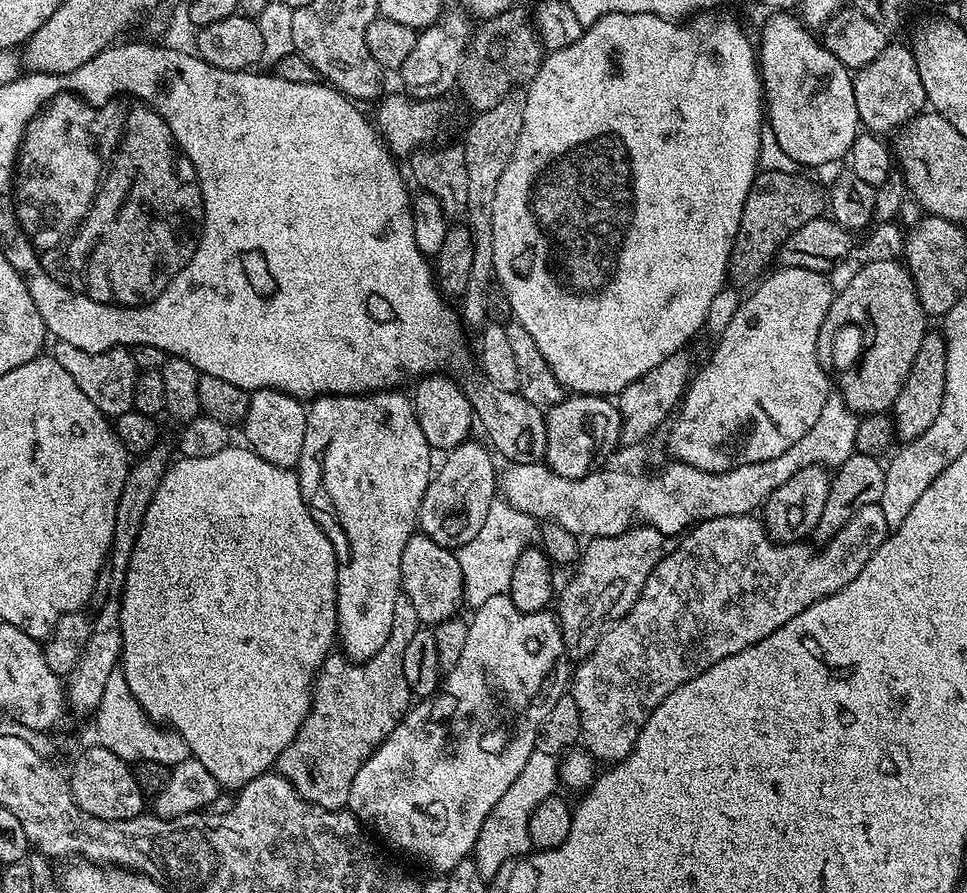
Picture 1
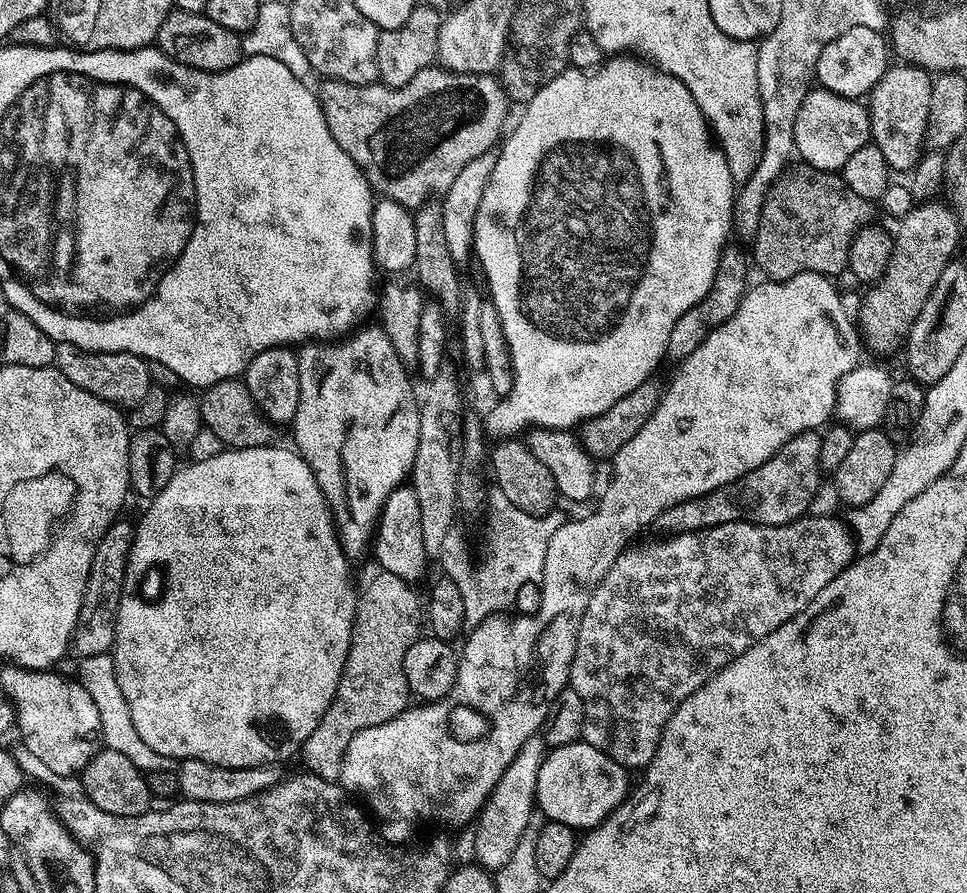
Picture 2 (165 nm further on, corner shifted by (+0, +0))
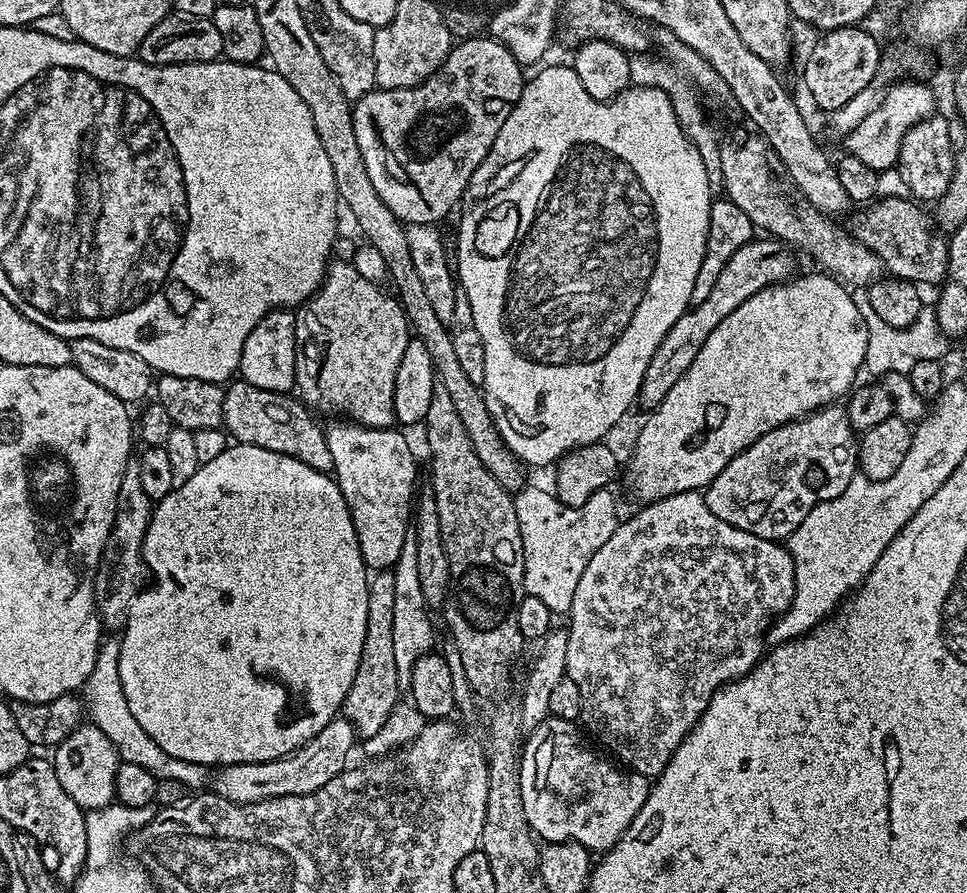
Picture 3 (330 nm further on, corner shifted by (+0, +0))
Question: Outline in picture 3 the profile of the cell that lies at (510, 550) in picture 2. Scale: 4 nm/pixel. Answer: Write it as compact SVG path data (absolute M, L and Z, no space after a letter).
M523 487L514 497L522 536L524 588L541 599L553 614L565 615L573 604L574 591L589 558L606 544L620 523L616 500L609 489L600 489L579 508L566 506L553 491Z

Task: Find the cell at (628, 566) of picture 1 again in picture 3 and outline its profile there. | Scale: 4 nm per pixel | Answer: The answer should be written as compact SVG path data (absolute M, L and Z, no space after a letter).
M829 406L819 408L800 420L793 420L791 424L778 426L770 430L770 434L762 434L758 442L739 452L727 464L722 474L703 489L702 495L706 506L710 506L710 514L722 518L722 522L730 522L730 526L738 526L738 530L746 530L746 534L754 534L758 538L784 542L794 530L798 530L802 518L806 518L814 506L838 498L838 494L850 486L857 472L857 433L852 431L848 413L843 407Z

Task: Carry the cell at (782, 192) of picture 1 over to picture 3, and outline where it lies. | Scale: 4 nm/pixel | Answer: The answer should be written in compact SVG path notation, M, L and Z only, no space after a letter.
M908 196L877 199L863 209L864 216L853 222L850 232L855 240L878 254L885 269L895 279L908 280L917 286L940 286L948 279L948 240L938 231L929 213L927 216L919 207L923 208Z

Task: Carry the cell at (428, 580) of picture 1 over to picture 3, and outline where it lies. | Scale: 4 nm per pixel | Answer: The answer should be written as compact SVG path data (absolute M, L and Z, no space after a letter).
M355 422L340 423L344 424L327 425L326 428L335 482L348 503L364 565L370 570L391 569L402 554L402 546L410 538L410 521L414 516L414 493L417 491L416 456L412 453L407 438L396 432L400 430L395 427L365 428L363 424Z

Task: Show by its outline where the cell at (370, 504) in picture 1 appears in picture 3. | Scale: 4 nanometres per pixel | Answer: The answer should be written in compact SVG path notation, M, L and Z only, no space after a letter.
M344 262L344 264L333 263L329 267L320 289L311 298L299 305L296 312L296 388L298 392L301 392L299 395L302 397L303 403L317 413L341 412L344 415L341 417L357 424L363 424L365 428L390 428L396 424L396 415L394 414L394 378L398 378L398 362L402 362L402 354L406 351L406 346L410 339L410 325L399 299L391 291L389 291L390 293L383 292L380 288L383 287L377 281L362 278L362 274L358 274L358 270L351 262Z

